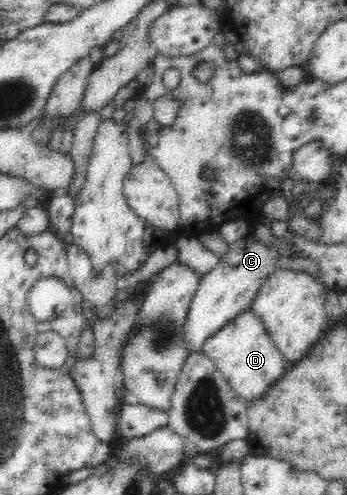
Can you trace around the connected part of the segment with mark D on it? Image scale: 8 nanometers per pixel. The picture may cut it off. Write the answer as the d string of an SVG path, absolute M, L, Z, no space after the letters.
M250 308L236 315L221 330L208 337L203 345L202 353L214 362L230 388L238 397L244 398L246 403L261 398L270 389L270 385L278 381L286 371L286 363L264 329L264 323L256 318Z

